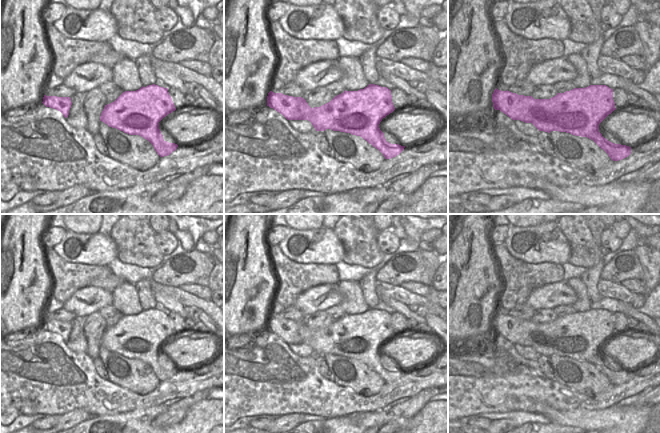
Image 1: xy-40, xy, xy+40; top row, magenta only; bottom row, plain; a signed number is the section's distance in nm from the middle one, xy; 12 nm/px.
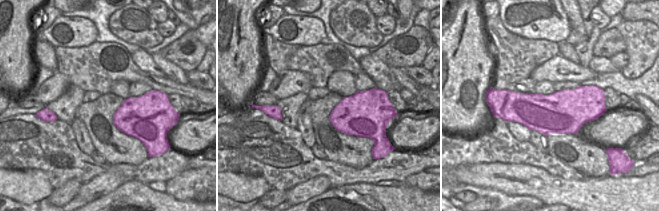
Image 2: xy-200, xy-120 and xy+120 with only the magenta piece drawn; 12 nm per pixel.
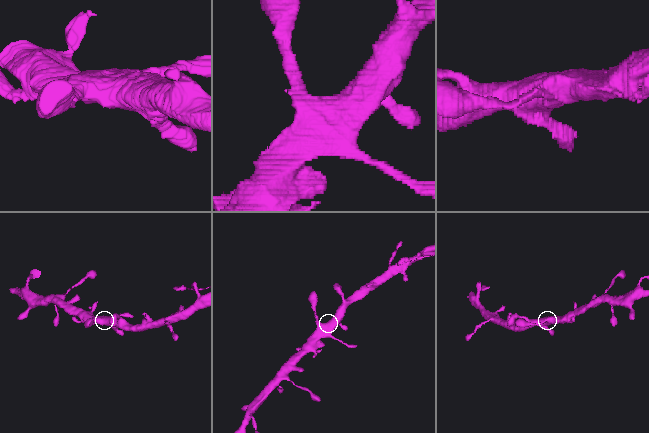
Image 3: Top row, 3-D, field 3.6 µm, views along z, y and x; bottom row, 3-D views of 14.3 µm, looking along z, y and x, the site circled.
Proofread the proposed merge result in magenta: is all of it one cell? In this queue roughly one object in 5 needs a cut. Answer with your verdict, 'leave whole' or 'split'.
leave whole

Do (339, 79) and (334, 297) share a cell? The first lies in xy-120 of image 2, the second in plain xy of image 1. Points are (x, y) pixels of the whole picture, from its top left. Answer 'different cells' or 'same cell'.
different cells

